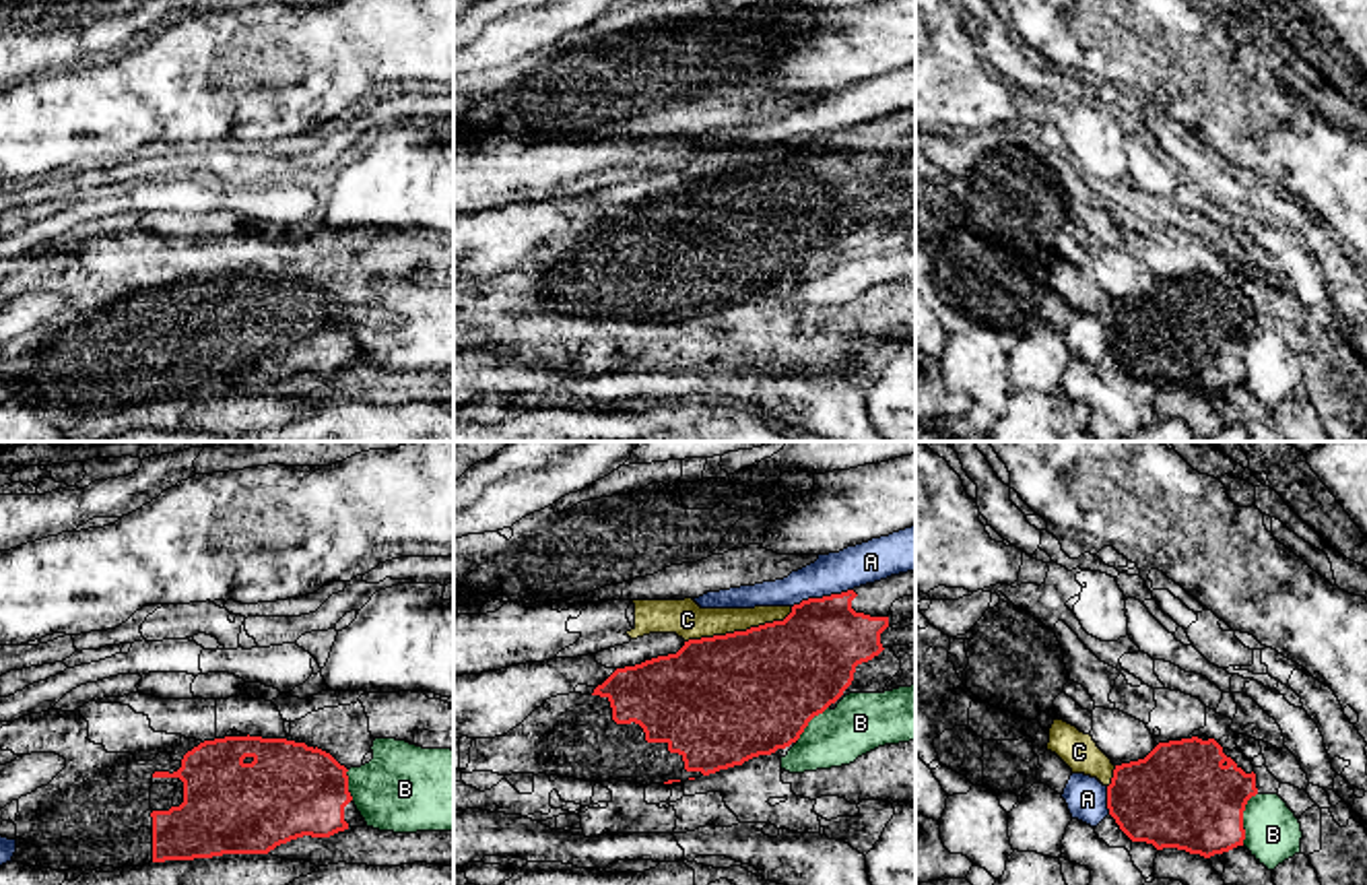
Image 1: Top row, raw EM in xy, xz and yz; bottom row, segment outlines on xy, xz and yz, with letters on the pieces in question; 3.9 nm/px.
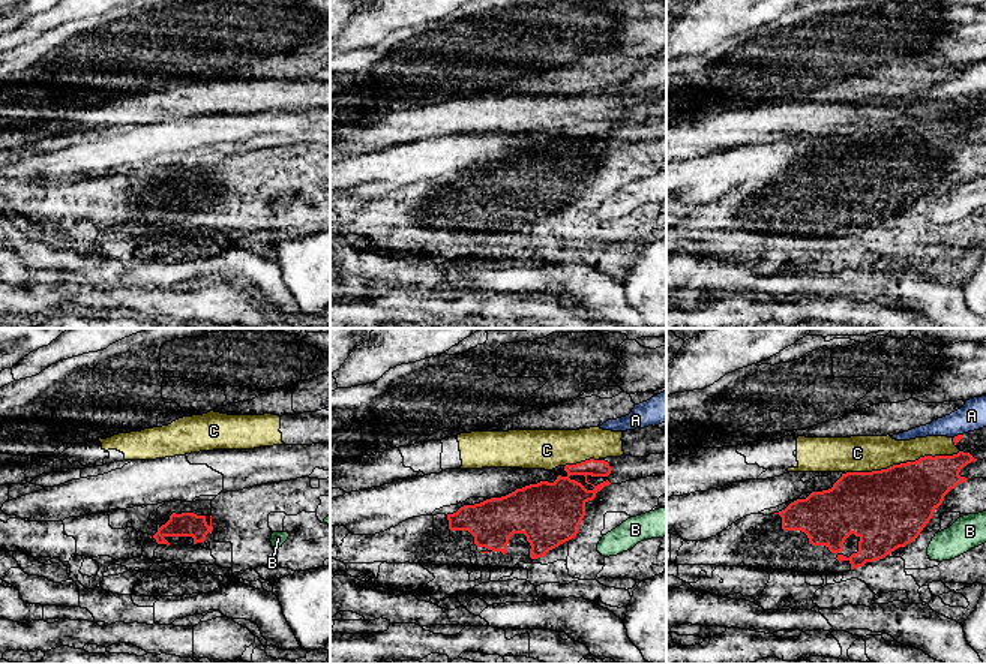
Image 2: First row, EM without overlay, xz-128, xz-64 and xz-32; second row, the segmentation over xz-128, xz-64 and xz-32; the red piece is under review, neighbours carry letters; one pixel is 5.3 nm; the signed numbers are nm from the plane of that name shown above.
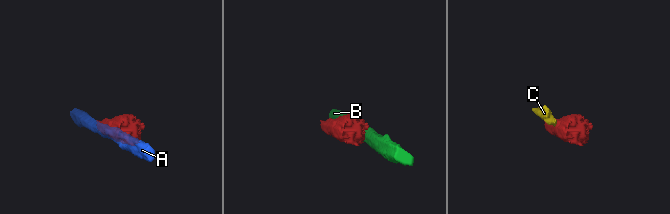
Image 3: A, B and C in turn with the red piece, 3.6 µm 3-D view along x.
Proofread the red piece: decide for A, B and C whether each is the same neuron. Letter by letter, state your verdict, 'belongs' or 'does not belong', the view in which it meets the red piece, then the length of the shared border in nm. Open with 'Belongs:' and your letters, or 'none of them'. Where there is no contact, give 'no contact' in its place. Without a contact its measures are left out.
Belongs: none of them
A: does not belong | xz | 260 nm
B: does not belong | yz | 220 nm
C: does not belong | xz | 440 nm

